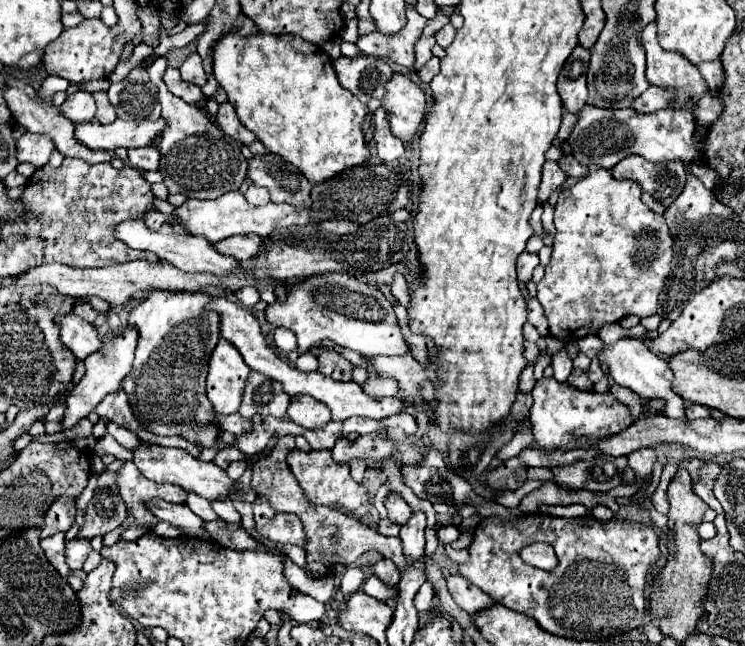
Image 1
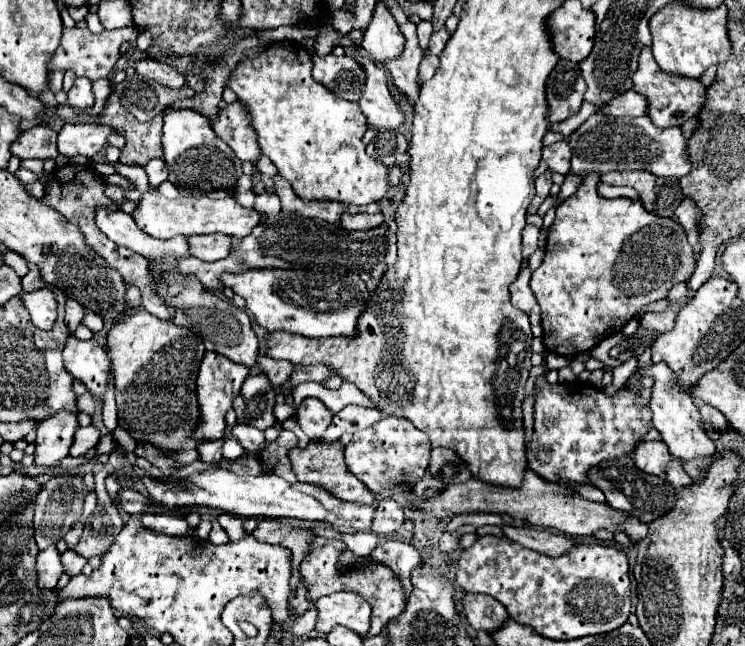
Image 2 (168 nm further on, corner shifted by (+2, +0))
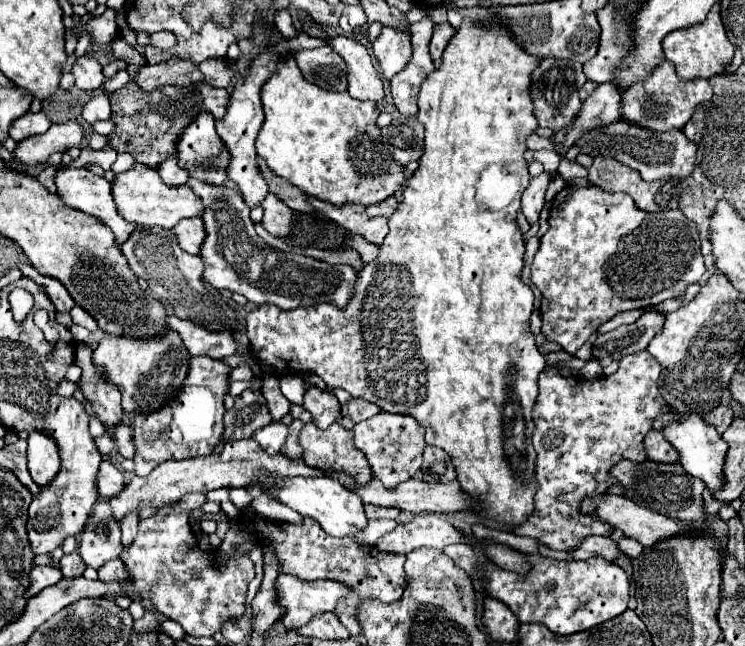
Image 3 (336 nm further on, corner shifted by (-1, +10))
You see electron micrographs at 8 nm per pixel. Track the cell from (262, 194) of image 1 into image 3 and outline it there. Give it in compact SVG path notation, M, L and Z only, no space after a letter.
M269 194L263 200L263 210L265 210L265 214L263 214L261 224L269 234L273 234L277 238L291 236L291 224L295 220L295 216L281 200L277 200L277 196Z

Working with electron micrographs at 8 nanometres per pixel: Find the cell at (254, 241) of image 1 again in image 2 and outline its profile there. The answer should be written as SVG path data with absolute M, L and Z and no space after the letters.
M202 234L202 236L190 236L190 254L194 258L200 258L204 262L216 262L226 258L226 254L232 252L234 240L226 234Z

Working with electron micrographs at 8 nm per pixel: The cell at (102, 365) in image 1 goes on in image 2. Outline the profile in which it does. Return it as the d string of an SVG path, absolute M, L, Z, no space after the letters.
M60 410L60 414L54 414L54 418L40 422L36 438L36 464L54 466L68 456L78 426L78 412L70 414L68 410Z

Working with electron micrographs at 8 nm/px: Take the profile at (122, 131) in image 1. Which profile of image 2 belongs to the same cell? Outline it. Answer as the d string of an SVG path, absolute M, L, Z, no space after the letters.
M80 122L64 124L62 132L58 134L58 152L68 158L78 154L94 158L98 152L106 148L106 138L114 132L118 130L102 124L80 124Z

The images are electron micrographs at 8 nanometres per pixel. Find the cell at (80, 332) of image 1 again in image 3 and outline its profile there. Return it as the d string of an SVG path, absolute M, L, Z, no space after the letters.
M77 344L75 364L83 370L81 390L83 390L83 396L87 398L87 402L91 404L95 416L103 422L103 426L107 430L113 430L123 420L121 392L113 384L105 382L103 376L99 376L97 368L93 366L91 356L93 356L93 350L87 344Z

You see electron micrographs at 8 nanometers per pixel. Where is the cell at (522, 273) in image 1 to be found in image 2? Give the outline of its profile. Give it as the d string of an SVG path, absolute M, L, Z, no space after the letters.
M526 226L522 232L522 256L524 260L528 260L536 250L538 250L538 228L534 226Z

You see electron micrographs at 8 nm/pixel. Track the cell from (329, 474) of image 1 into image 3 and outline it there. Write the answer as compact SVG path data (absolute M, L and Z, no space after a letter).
M307 422L299 434L299 442L303 446L303 458L309 466L327 470L327 472L349 472L355 476L357 482L367 484L371 478L371 468L369 462L365 460L365 454L355 448L353 444L353 432L345 430L339 422L331 424L327 430L319 430L313 422Z

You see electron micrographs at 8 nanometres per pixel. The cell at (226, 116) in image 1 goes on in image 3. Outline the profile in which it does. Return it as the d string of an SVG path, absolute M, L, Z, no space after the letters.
M261 50L259 54L255 54L251 58L249 64L249 74L235 84L233 92L231 92L231 100L227 106L227 112L221 120L217 120L217 134L223 140L225 148L231 154L229 160L229 168L227 168L227 176L237 184L237 188L241 190L241 196L245 200L245 204L249 208L261 206L261 202L265 200L265 196L269 194L269 188L263 180L263 176L257 170L257 152L255 152L255 138L257 132L263 124L263 106L261 106L261 86L265 80L269 80L269 76L273 76L273 72L277 72L277 52L269 52L269 50Z

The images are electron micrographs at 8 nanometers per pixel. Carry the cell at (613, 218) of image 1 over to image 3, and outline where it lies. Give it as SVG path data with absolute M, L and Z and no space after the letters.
M565 186L551 202L551 216L549 216L549 230L545 232L545 236L541 238L541 246L535 254L533 266L531 266L531 280L533 284L541 290L543 300L541 300L541 332L547 336L547 340L559 344L565 352L575 354L587 340L589 336L607 320L611 320L615 314L625 312L625 310L635 310L635 308L649 308L655 306L659 302L665 302L669 298L681 298L685 294L685 288L693 282L699 282L699 278L705 272L705 264L703 264L703 256L701 256L701 248L699 248L699 232L697 226L687 220L687 216L681 210L667 210L667 212L657 212L657 214L649 214L649 212L641 212L637 210L635 202L631 196L627 194L607 194L597 186Z

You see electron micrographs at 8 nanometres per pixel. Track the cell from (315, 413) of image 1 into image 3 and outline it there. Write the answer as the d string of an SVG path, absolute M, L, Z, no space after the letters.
M311 386L305 394L303 406L313 414L313 422L321 430L329 428L333 422L341 418L341 404L331 390L321 390Z

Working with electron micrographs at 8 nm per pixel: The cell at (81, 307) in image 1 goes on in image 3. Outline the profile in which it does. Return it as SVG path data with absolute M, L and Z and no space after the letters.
M23 264L23 266L21 266L21 272L23 272L27 278L31 278L35 284L39 284L41 288L45 288L45 294L49 296L49 300L55 304L55 308L57 308L59 312L69 312L69 310L75 306L73 298L71 298L69 292L65 290L65 286L61 286L57 280L53 280L53 278L49 278L49 276L41 276L31 264Z

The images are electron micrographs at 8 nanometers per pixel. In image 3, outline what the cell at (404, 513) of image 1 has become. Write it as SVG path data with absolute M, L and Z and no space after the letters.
M367 504L365 506L365 514L367 514L369 520L373 520L373 518L397 518L399 510L397 508L381 508L381 506Z

